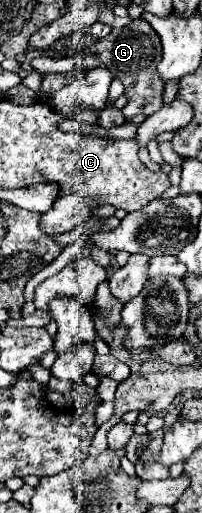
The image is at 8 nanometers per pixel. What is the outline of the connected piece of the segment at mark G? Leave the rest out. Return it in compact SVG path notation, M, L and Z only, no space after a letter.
M136 19L136 21L132 21L130 25L126 25L122 29L112 29L112 33L108 37L100 39L98 43L94 43L86 51L78 53L76 59L78 59L78 69L74 69L74 71L58 73L58 75L42 75L40 91L42 93L60 91L62 87L70 85L74 79L86 75L88 69L106 67L106 69L110 69L112 77L120 79L126 87L128 105L122 109L126 121L130 121L132 117L136 117L140 113L148 117L164 105L162 103L164 81L160 81L160 75L156 73L156 65L160 61L160 37L156 37L156 31L144 19Z

